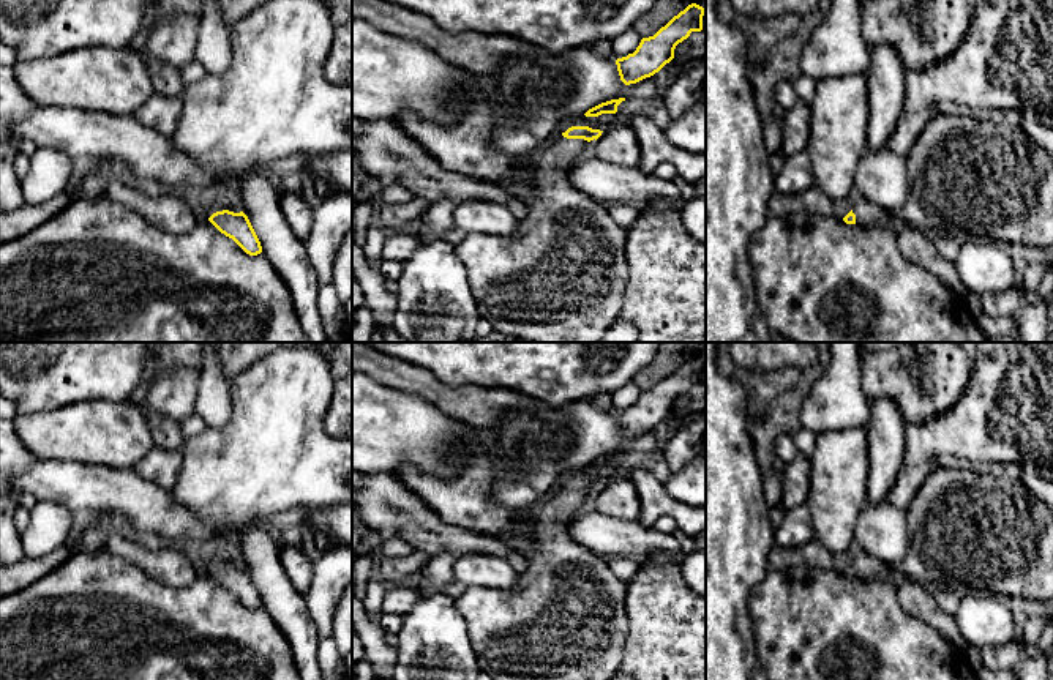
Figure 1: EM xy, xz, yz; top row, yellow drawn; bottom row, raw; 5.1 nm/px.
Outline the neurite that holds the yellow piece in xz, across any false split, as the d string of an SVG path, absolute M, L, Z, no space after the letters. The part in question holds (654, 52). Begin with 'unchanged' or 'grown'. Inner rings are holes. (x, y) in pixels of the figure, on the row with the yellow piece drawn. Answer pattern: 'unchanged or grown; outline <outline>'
unchanged; outline M691 3L654 36L643 38L633 54L616 60L620 80L630 85L658 73L674 58L679 43L687 39L691 32L703 30L704 13L703 6Z

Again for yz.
grown; outline M865 200L862 207L853 207L843 218L846 224L875 226L884 215L887 215L879 205Z

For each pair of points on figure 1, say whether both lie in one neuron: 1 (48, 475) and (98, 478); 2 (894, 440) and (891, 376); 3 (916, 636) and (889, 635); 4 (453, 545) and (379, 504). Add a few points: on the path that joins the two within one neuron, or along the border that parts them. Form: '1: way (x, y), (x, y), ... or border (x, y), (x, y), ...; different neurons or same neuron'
1: way (60, 478), (86, 478); same neuron
2: border (870, 399), (889, 396), (908, 422); different neurons
3: way (910, 636), (895, 636); same neuron
4: way (434, 537), (408, 516), (398, 515); same neuron

